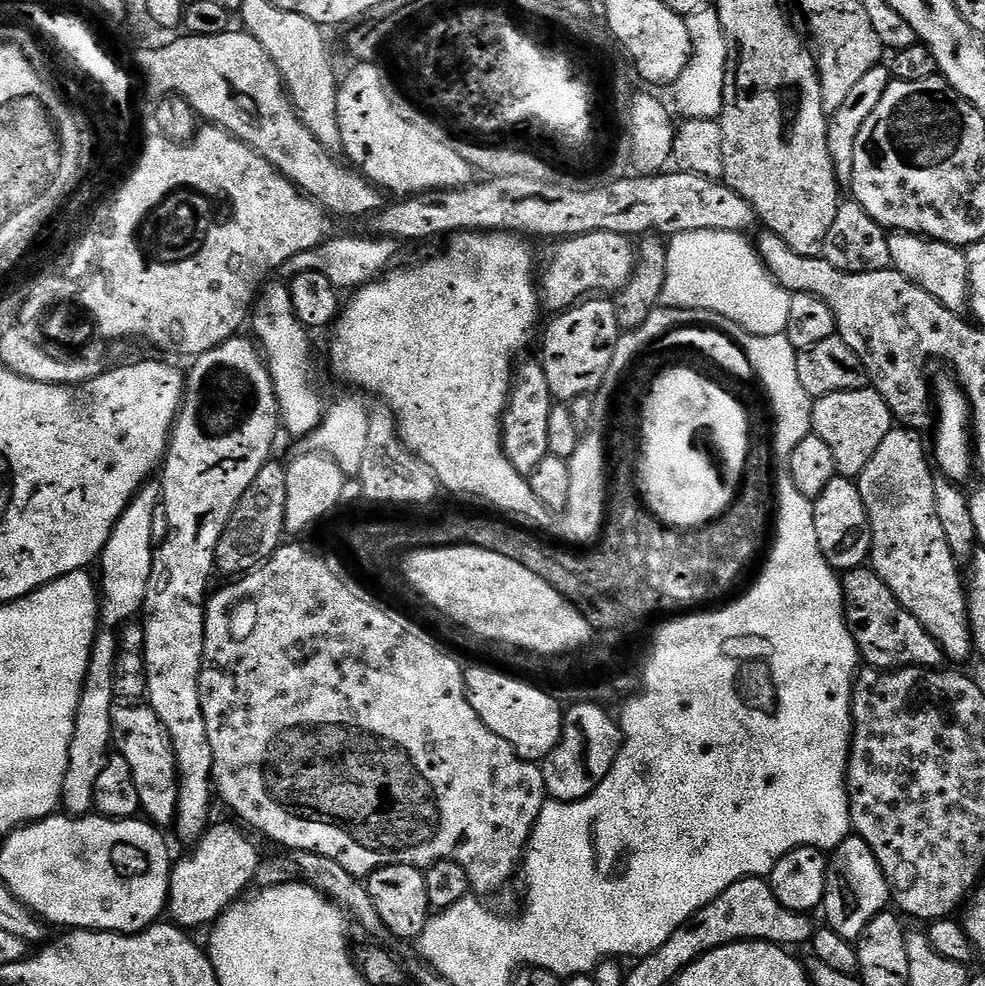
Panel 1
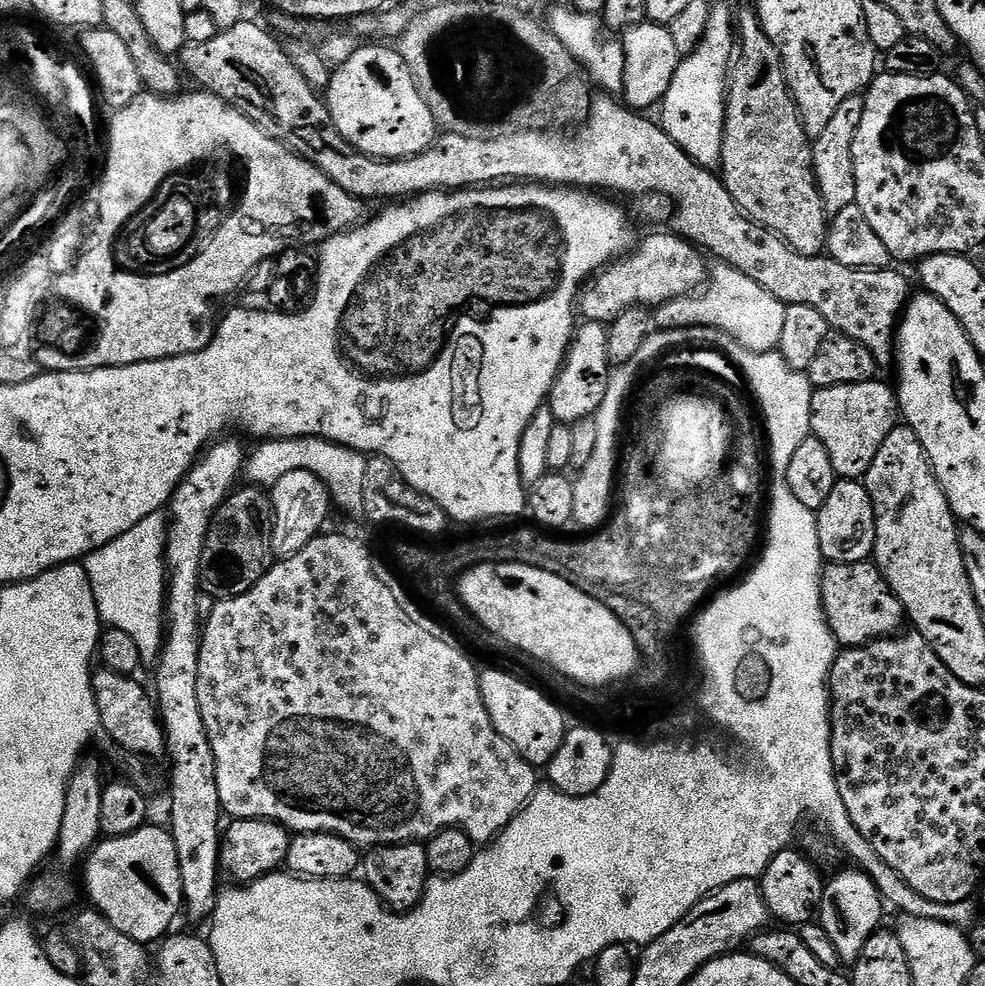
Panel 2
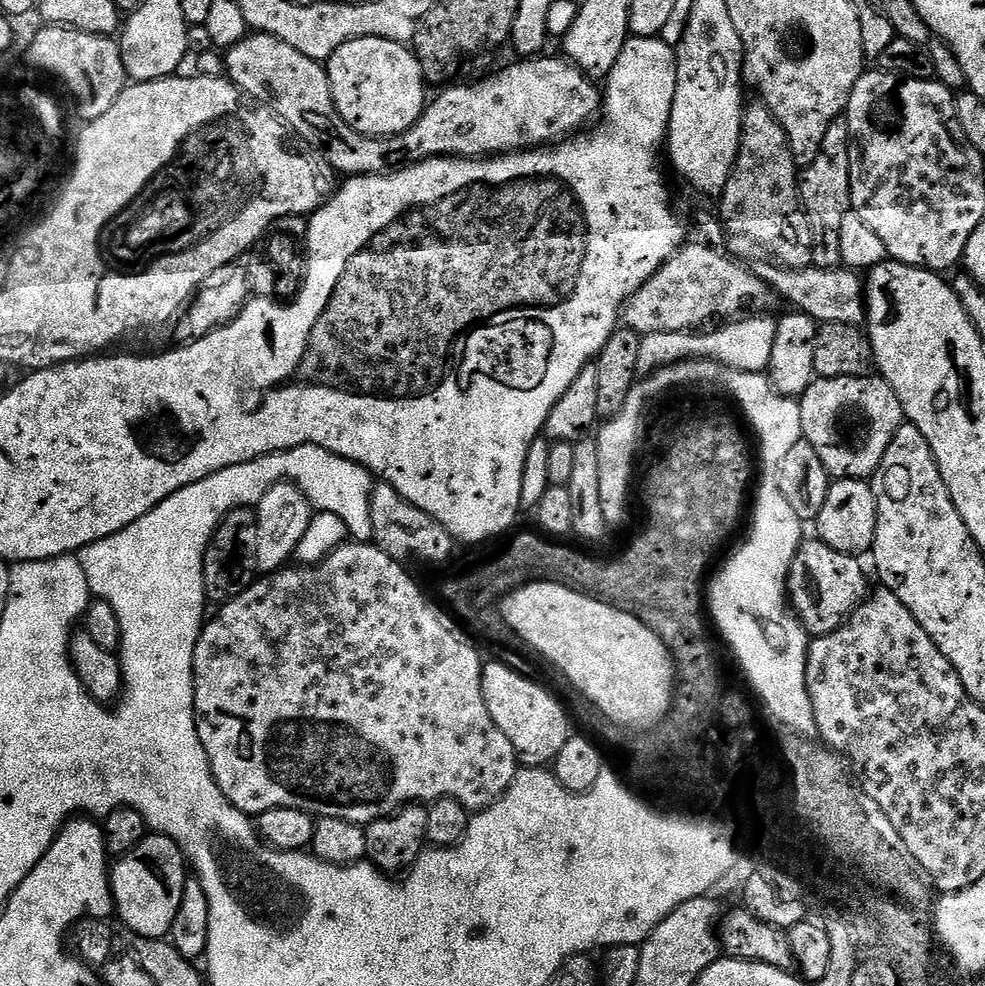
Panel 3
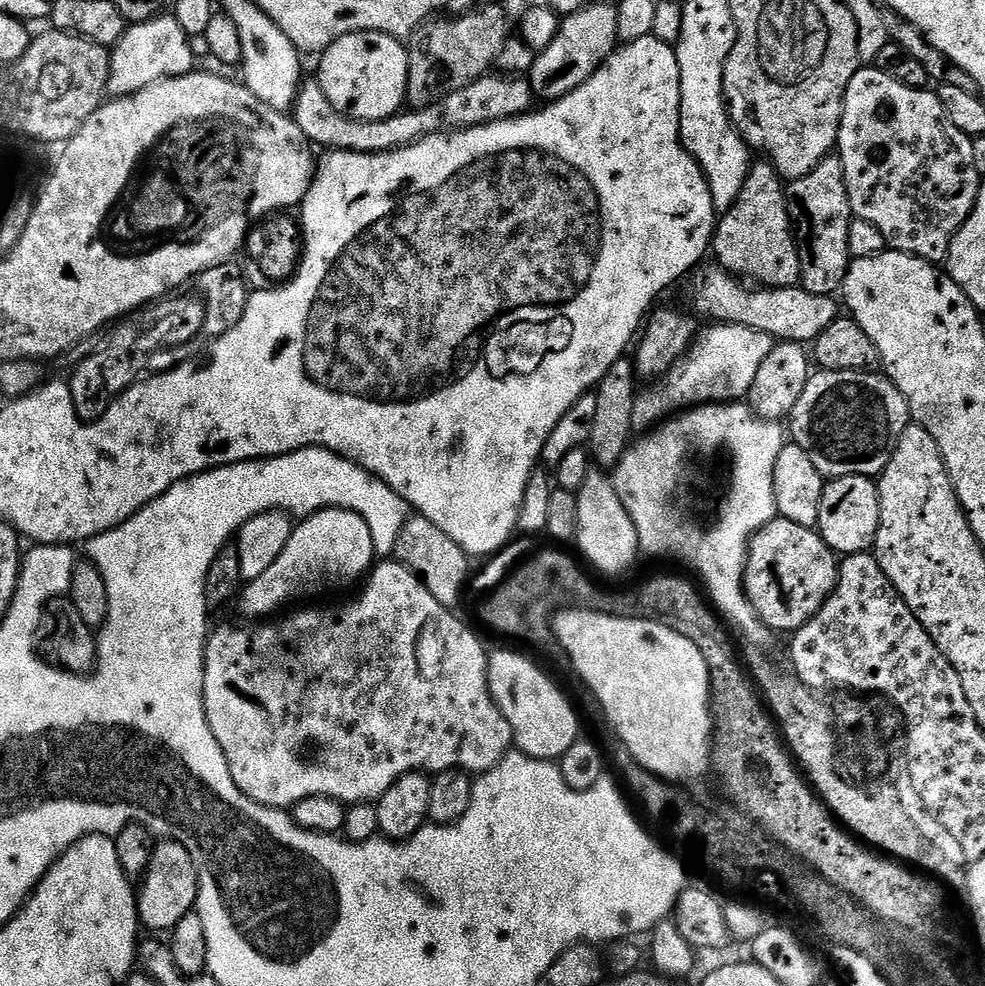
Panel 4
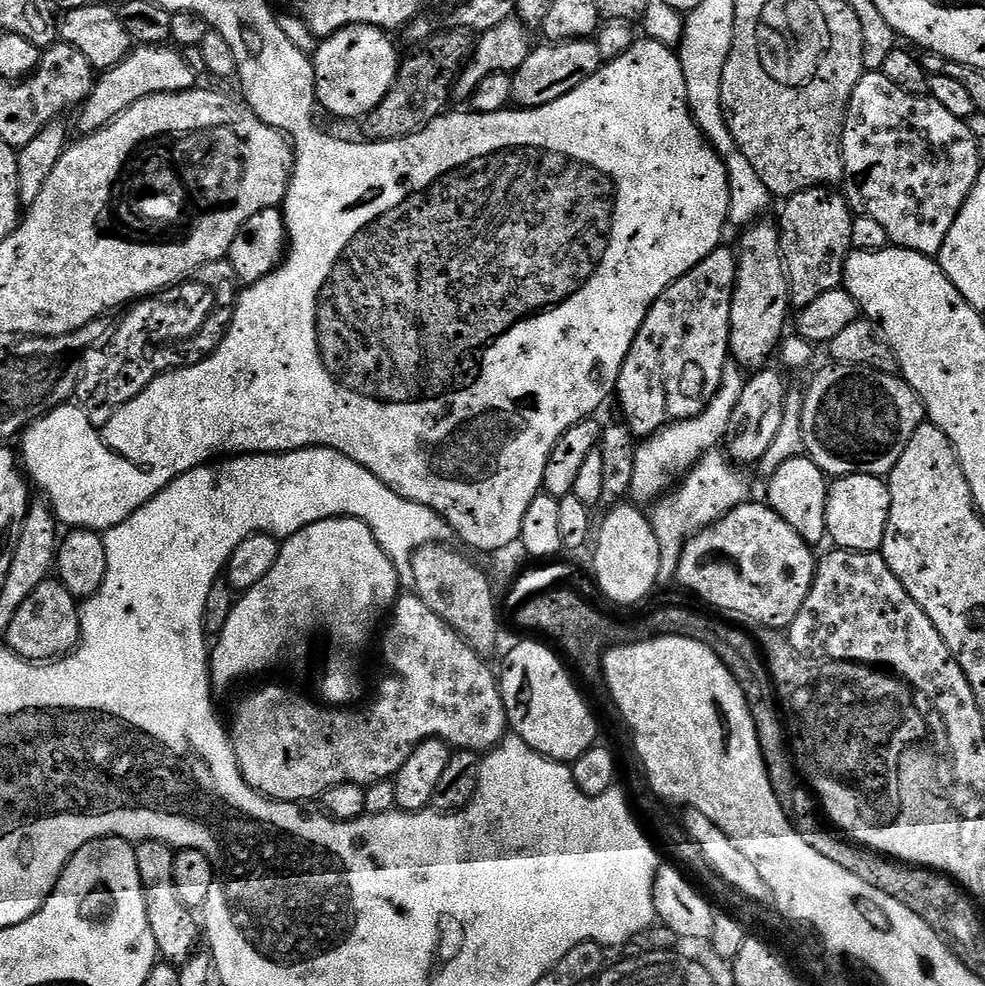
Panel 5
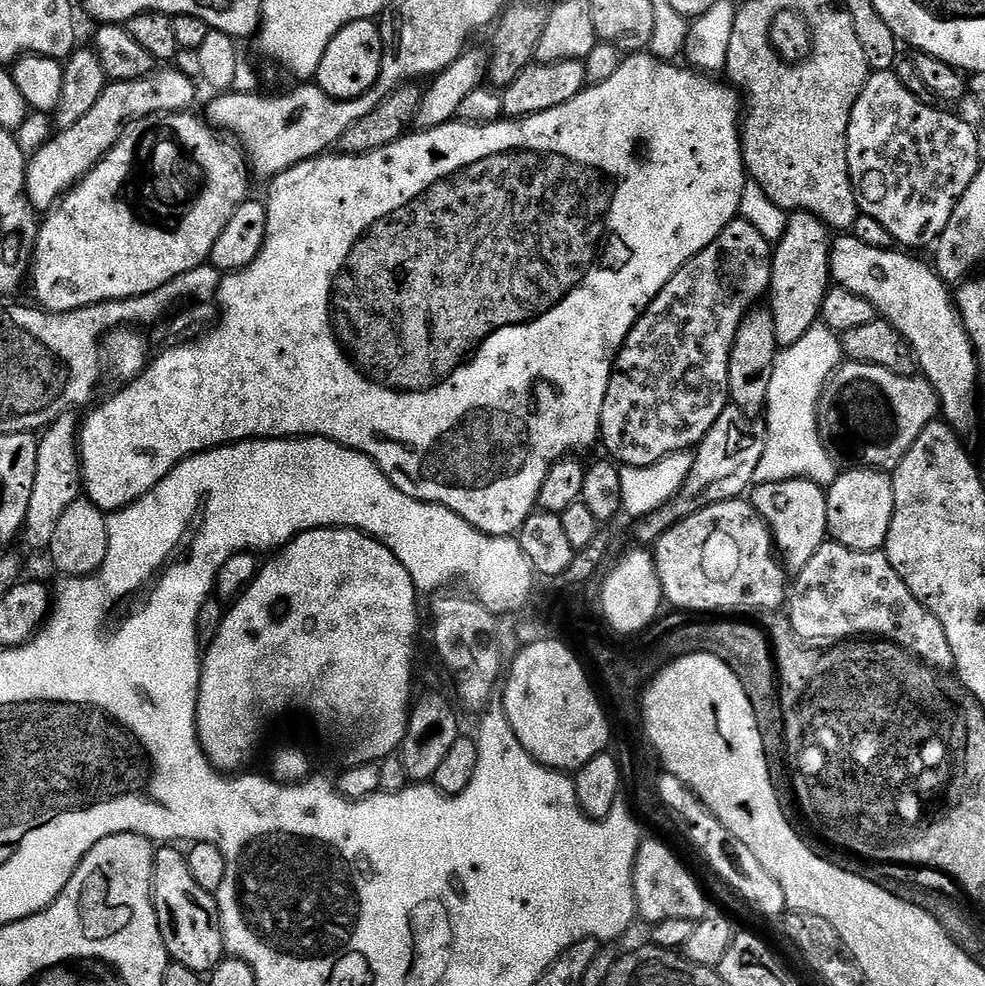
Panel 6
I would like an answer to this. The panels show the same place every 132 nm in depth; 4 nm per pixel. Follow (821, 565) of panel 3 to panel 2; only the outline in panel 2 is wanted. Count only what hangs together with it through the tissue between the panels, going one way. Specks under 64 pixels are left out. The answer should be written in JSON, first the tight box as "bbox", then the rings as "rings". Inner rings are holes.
{"bbox":[820,560,906,649],"rings":[[[868,560],[828,564],[820,578],[820,601],[826,622],[841,649],[857,648],[872,640],[895,636],[906,624],[902,602],[898,602],[880,569]]]}

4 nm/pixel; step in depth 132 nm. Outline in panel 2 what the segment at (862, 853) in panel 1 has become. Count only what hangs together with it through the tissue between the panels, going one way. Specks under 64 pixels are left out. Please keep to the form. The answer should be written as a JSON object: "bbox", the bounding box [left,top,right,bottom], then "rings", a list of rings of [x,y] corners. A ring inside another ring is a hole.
{"bbox":[820,870,886,966],"rings":[[[840,870],[825,883],[820,912],[836,912],[836,921],[830,924],[828,933],[830,942],[838,950],[841,961],[851,966],[864,952],[866,942],[872,937],[872,933],[881,927],[880,919],[886,913],[886,905],[880,898],[880,891],[874,886],[874,882],[864,872],[853,870],[844,872]]]}

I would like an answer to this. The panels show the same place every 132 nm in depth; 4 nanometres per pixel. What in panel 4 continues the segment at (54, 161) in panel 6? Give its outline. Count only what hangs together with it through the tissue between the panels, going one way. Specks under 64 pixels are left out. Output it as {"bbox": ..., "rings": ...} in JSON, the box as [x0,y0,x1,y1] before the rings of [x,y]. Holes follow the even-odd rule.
{"bbox":[107,14,193,98],"rings":[[[161,14],[153,20],[125,27],[124,36],[110,52],[107,95],[112,98],[129,96],[159,80],[184,76],[193,68],[188,35],[178,26],[175,15]]]}

